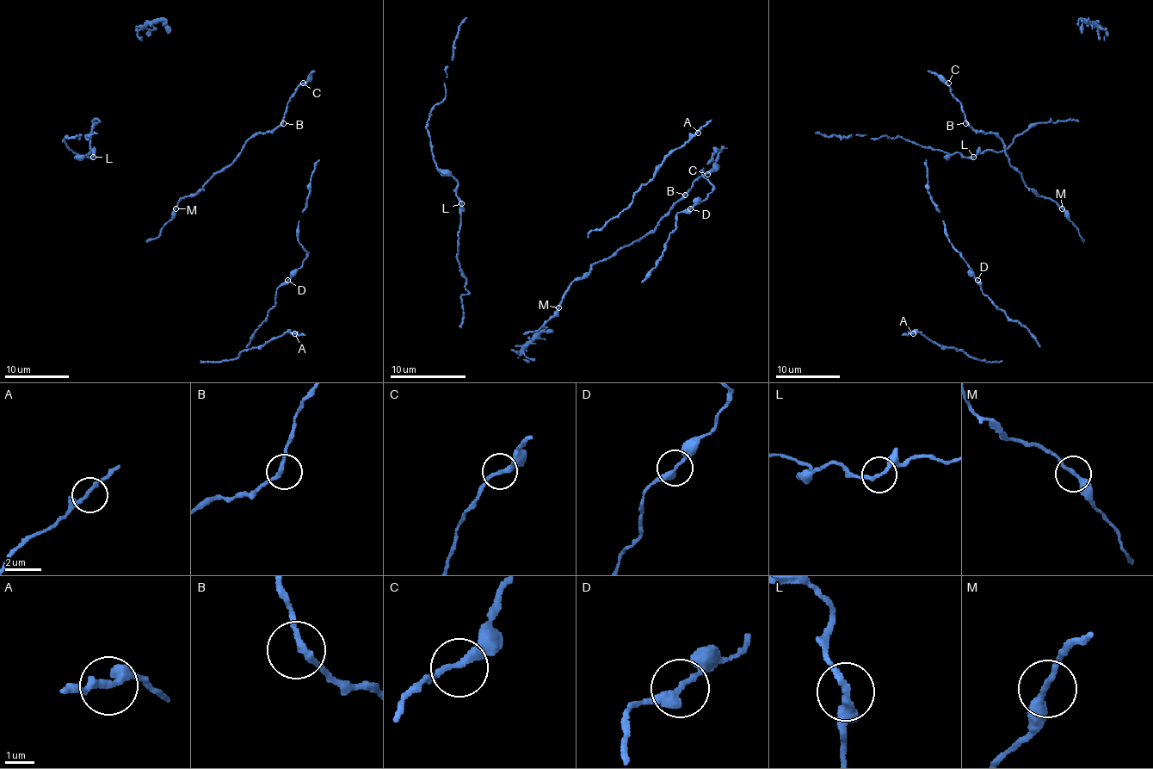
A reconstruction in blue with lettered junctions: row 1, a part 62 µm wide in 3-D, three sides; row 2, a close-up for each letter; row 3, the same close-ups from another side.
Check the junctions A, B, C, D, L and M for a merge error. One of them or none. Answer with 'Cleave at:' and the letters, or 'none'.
Cleave at: none

